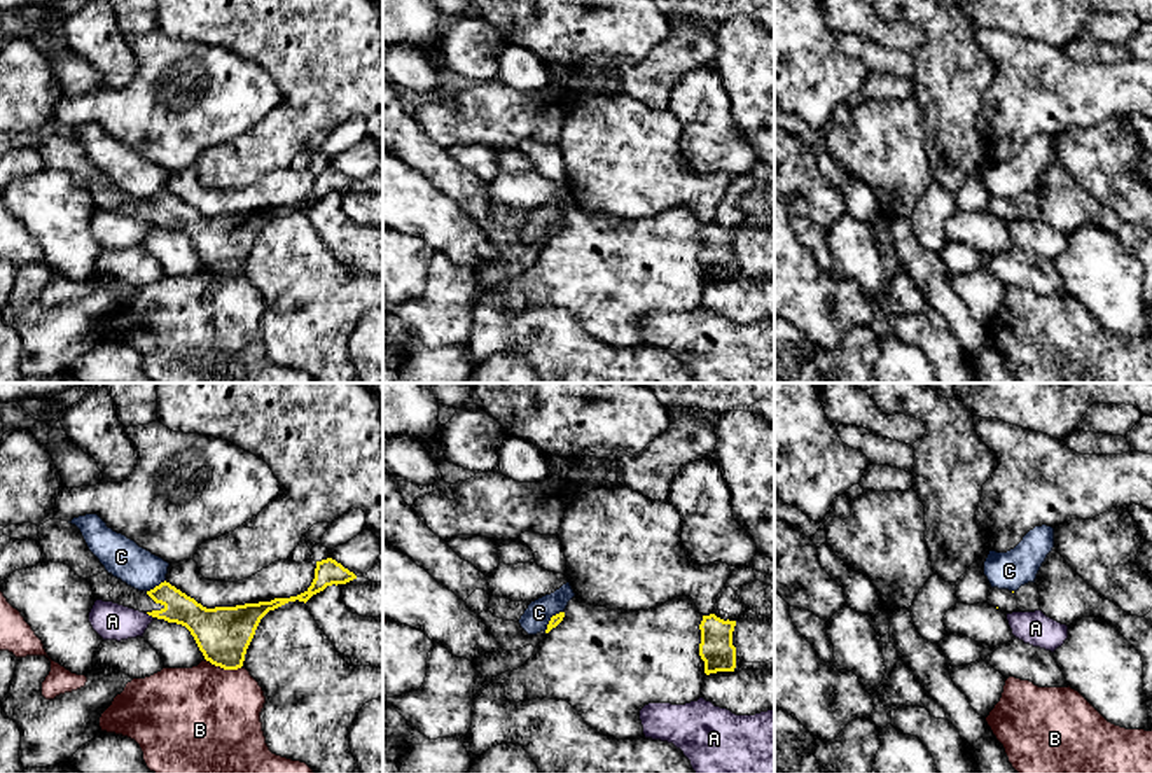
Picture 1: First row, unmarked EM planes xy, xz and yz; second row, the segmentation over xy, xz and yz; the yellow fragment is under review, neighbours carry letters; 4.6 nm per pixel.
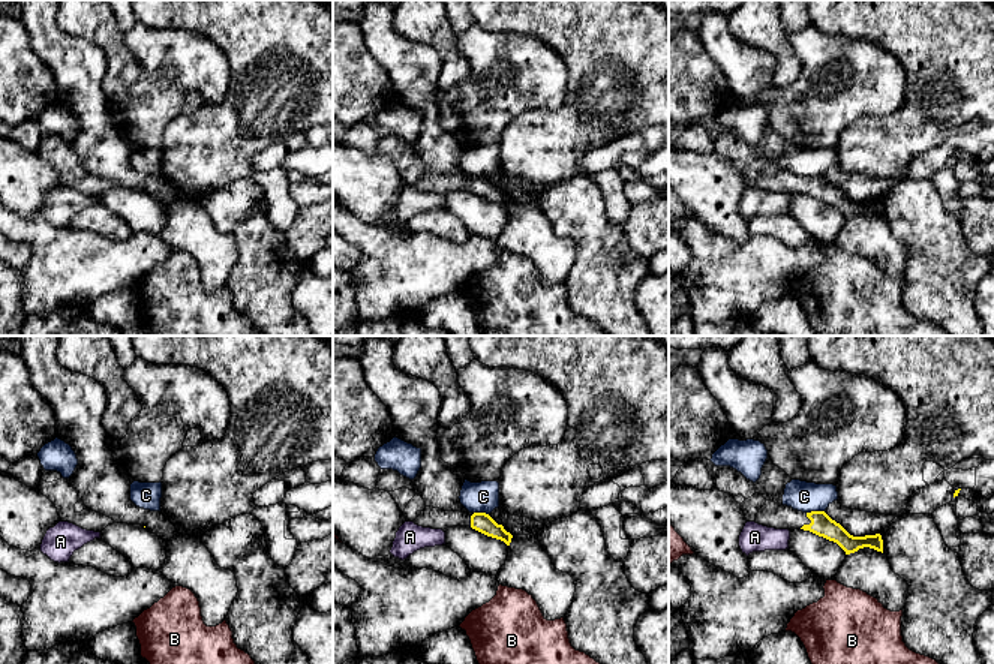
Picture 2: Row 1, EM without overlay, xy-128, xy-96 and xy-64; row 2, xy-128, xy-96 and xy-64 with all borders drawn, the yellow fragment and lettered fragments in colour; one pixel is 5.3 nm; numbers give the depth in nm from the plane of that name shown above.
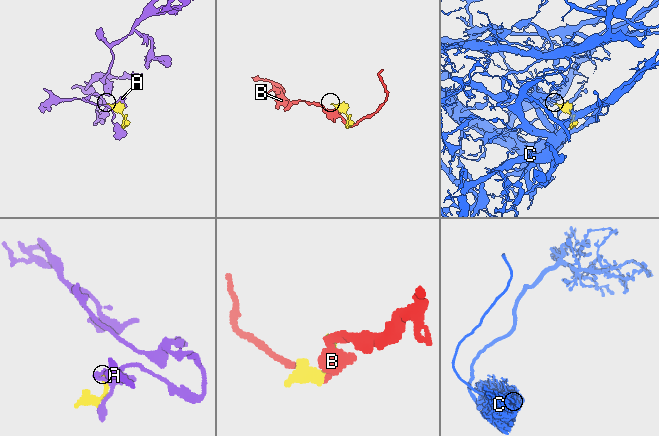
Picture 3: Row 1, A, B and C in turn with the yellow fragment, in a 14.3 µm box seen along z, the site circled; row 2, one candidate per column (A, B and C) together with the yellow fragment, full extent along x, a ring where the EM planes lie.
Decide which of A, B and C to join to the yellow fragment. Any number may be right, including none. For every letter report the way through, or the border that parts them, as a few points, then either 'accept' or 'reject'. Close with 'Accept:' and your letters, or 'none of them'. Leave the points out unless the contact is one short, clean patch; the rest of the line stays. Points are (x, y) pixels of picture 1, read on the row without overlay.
A: reject
B: reject
C: border xz (563, 219), (556, 221), (544, 238); reject
Accept: none of them

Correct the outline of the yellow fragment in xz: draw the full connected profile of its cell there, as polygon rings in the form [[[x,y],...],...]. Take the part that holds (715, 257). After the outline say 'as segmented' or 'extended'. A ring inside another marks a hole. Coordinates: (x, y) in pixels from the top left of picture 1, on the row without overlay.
[[[715,222],[703,224],[699,233],[701,252],[699,264],[704,269],[704,282],[734,280],[736,255],[732,254],[732,240],[736,229],[724,229]]] | as segmented

